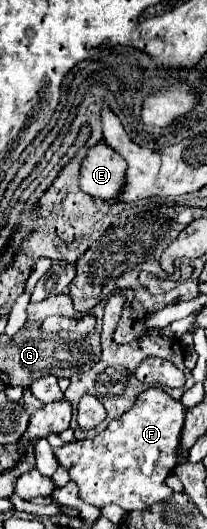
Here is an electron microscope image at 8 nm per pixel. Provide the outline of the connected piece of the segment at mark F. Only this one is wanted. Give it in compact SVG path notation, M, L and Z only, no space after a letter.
M152 386L136 398L128 412L114 418L98 436L68 442L52 452L58 464L68 470L70 480L80 488L80 498L84 502L98 508L118 504L126 512L148 510L174 496L164 484L164 478L172 474L180 462L188 460L188 450L182 450L180 442L186 410L188 408L180 400Z

